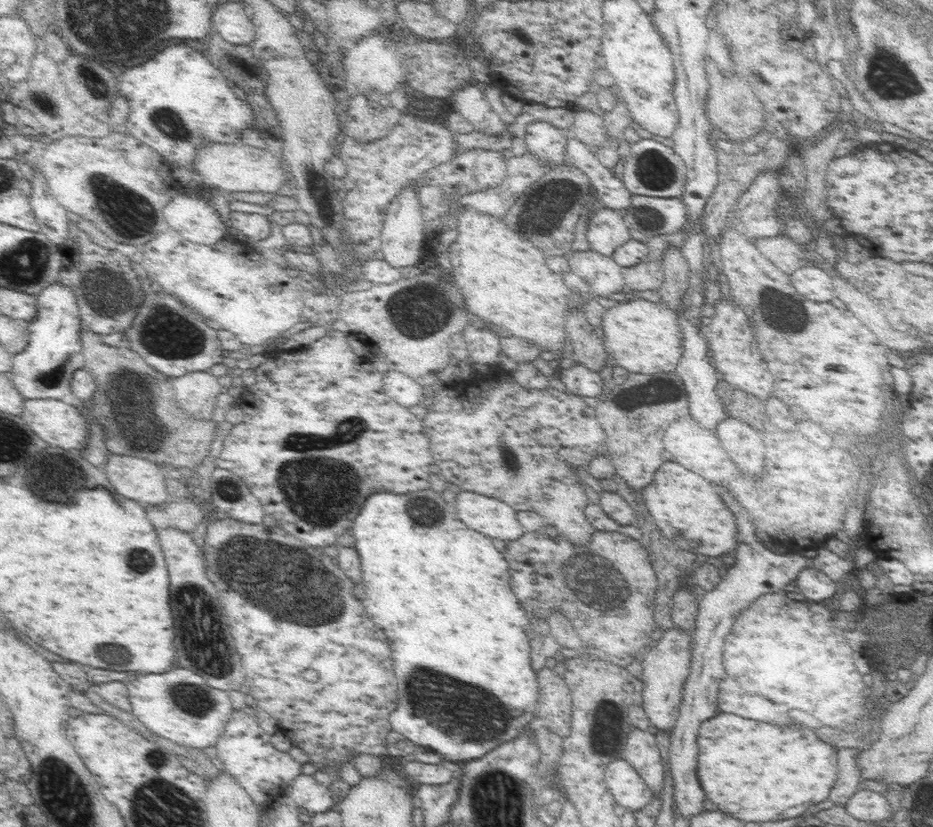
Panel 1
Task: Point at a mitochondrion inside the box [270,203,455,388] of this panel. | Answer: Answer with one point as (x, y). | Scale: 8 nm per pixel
(413, 284)

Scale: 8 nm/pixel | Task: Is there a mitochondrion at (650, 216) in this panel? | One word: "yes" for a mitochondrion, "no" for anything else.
yes

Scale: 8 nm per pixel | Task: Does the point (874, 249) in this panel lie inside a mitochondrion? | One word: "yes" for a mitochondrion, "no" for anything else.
no

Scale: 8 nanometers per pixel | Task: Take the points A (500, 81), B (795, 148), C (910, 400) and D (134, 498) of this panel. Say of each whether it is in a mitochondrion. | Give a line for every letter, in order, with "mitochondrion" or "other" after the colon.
A: other
B: other
C: other
D: other

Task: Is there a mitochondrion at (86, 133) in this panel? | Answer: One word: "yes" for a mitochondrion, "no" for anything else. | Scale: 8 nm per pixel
no

